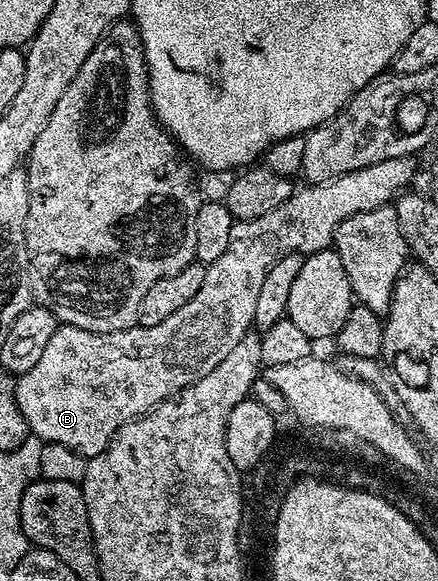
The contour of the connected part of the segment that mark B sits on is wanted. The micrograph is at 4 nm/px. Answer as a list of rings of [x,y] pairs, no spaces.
[[[412,156],[395,158],[394,160],[382,160],[370,168],[362,168],[361,170],[344,174],[341,178],[335,178],[332,182],[323,182],[317,186],[308,184],[303,187],[305,190],[297,189],[290,196],[290,200],[286,200],[286,204],[278,204],[278,208],[274,208],[274,212],[266,212],[266,216],[258,216],[258,220],[250,220],[249,222],[233,221],[232,231],[230,232],[230,244],[226,248],[226,252],[222,252],[222,256],[218,256],[218,260],[214,260],[207,267],[206,280],[202,280],[202,288],[198,288],[198,296],[194,296],[194,300],[190,300],[190,304],[185,304],[183,308],[178,308],[178,312],[174,312],[174,316],[168,317],[167,320],[162,320],[162,324],[154,324],[153,326],[137,324],[131,326],[128,330],[119,330],[109,334],[90,332],[77,326],[57,325],[54,336],[50,336],[46,349],[42,352],[41,358],[38,359],[38,364],[34,364],[34,368],[30,368],[30,372],[19,375],[16,380],[18,408],[22,408],[22,416],[26,416],[26,424],[29,431],[43,443],[63,444],[66,448],[70,448],[70,452],[78,452],[86,459],[101,454],[112,443],[112,438],[118,432],[118,428],[130,424],[134,419],[141,418],[144,414],[149,414],[155,406],[162,404],[167,398],[173,398],[175,394],[182,392],[190,384],[202,380],[202,376],[207,376],[210,372],[214,372],[214,368],[218,368],[218,364],[222,364],[225,356],[233,350],[234,344],[238,344],[238,340],[242,340],[242,336],[246,336],[253,329],[254,308],[258,305],[258,292],[262,289],[262,280],[266,280],[266,272],[270,272],[270,268],[278,260],[282,260],[282,256],[287,254],[307,256],[319,250],[329,249],[333,245],[336,229],[338,224],[342,224],[342,220],[367,210],[373,210],[379,206],[387,206],[393,199],[411,187],[412,177],[416,175],[418,169],[416,161],[417,159]]]

